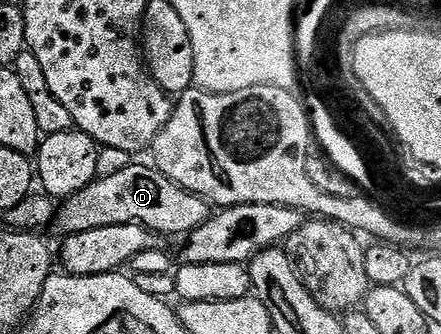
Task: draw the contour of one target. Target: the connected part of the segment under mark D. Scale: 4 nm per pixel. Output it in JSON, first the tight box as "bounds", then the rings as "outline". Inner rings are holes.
{"bounds":[54,163,210,235],"outline":[[[129,163],[122,171],[114,171],[97,176],[95,181],[90,182],[82,191],[78,191],[73,197],[63,198],[60,210],[54,213],[54,225],[61,229],[61,234],[81,233],[82,231],[94,231],[98,227],[114,227],[115,225],[141,225],[157,235],[163,233],[181,233],[187,235],[193,233],[202,223],[206,223],[210,216],[210,206],[198,195],[178,187],[166,175],[162,175],[155,167],[147,169],[144,165]]]}

